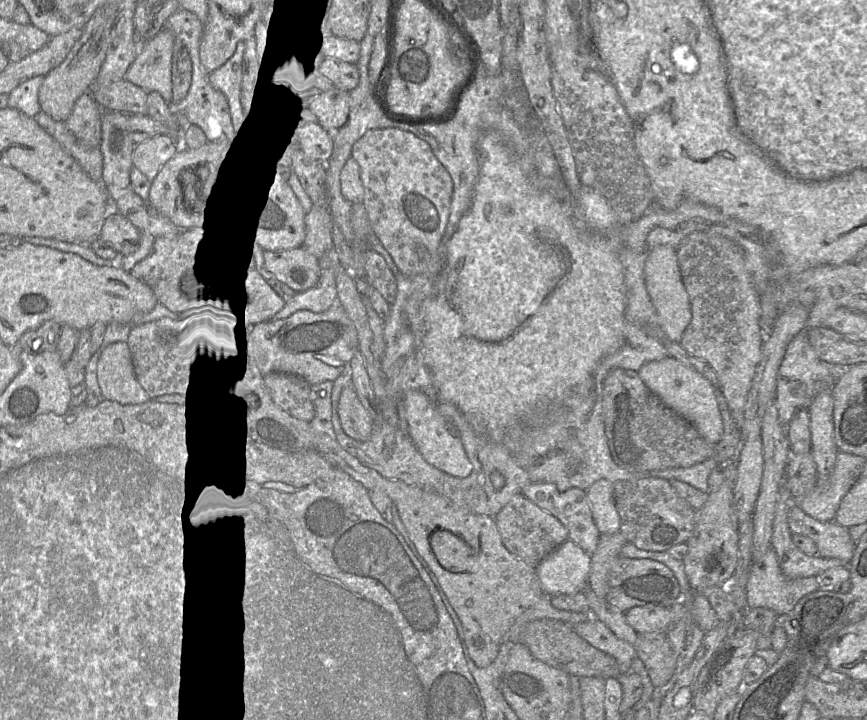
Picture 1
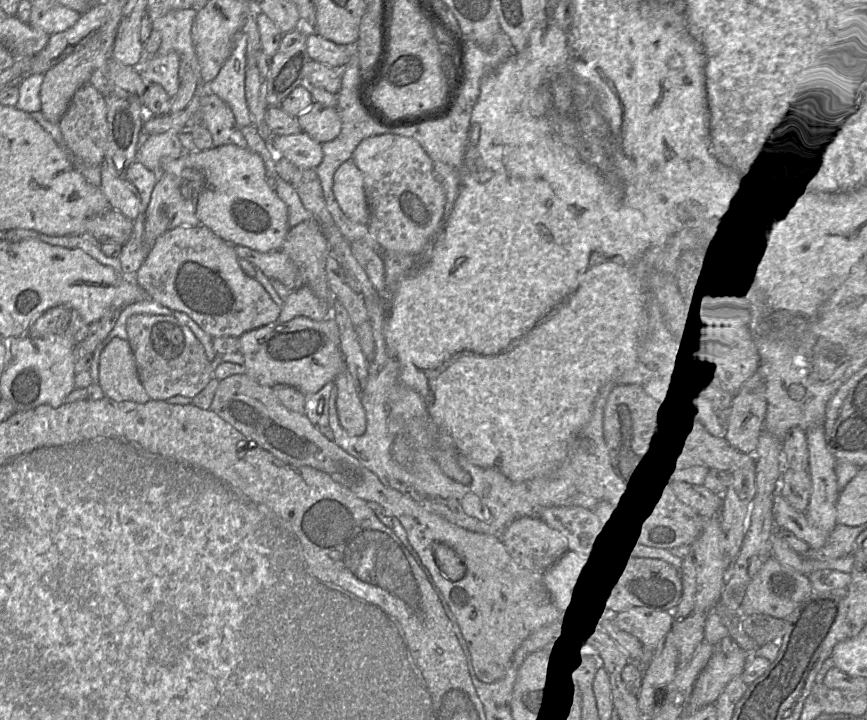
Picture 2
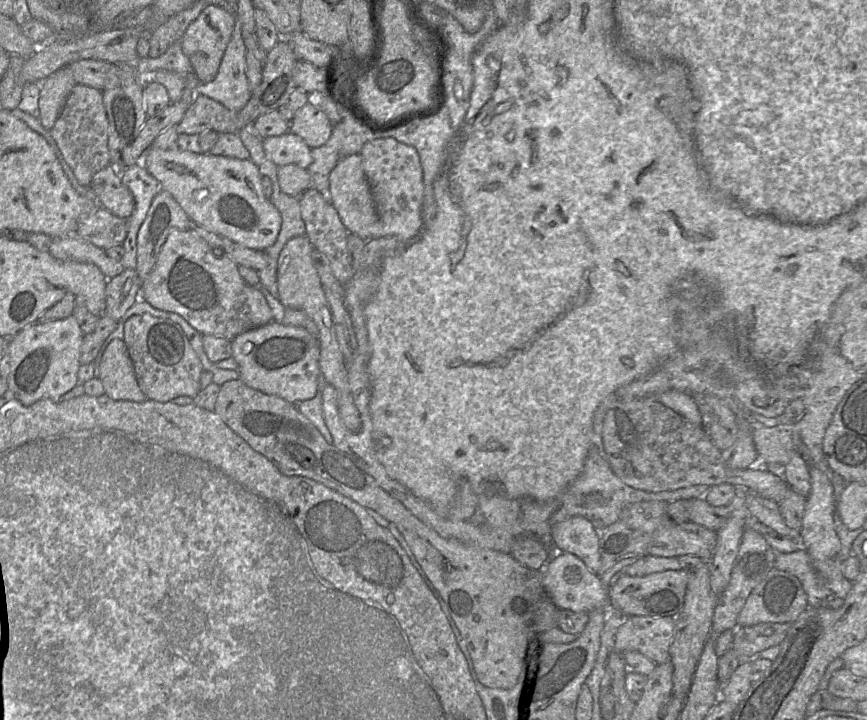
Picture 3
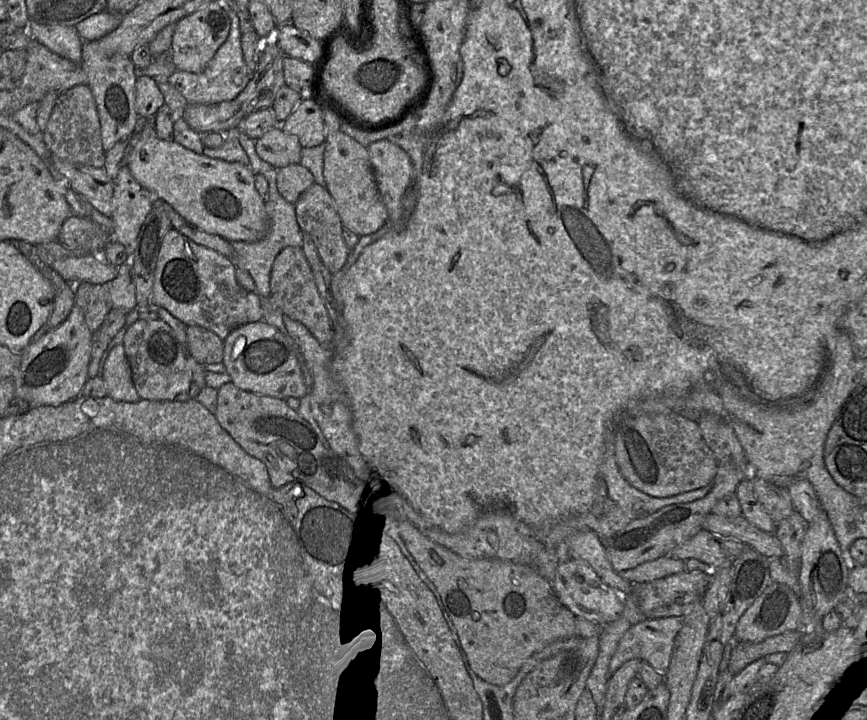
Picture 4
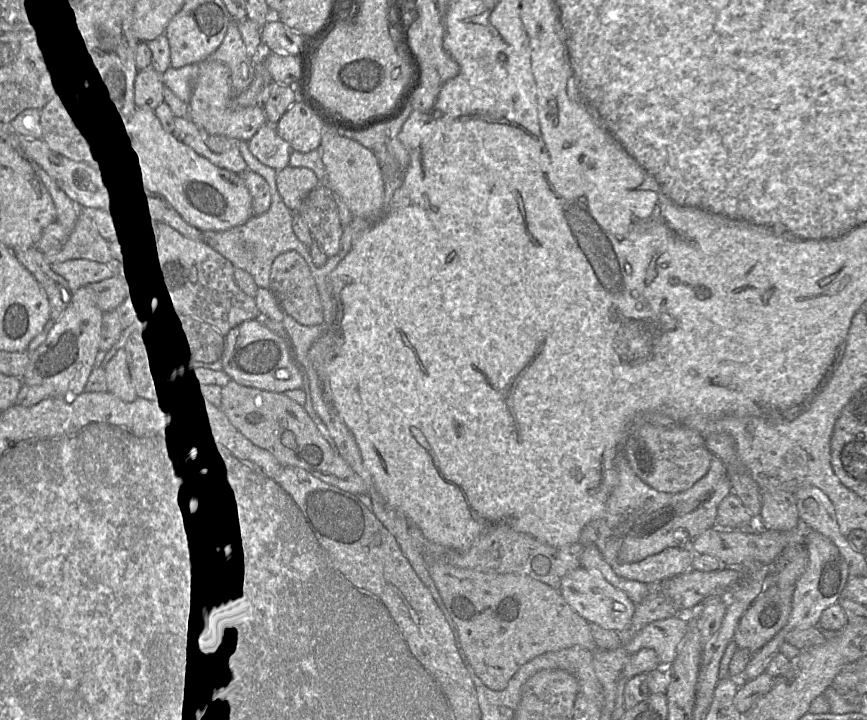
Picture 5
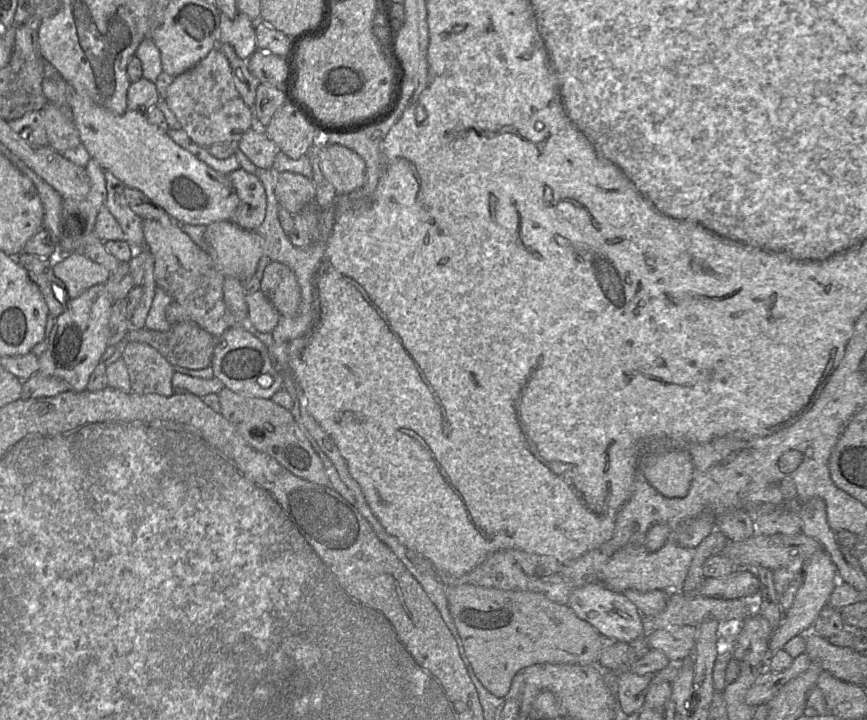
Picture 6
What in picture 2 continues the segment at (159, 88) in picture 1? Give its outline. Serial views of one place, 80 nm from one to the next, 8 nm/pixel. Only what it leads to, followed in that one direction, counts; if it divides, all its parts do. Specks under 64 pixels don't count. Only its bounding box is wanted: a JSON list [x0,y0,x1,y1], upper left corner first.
[140,52,180,98]

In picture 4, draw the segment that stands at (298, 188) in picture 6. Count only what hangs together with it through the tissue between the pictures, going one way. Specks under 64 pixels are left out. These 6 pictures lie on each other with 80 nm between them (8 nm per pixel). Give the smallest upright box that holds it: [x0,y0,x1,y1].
[277,164,314,204]

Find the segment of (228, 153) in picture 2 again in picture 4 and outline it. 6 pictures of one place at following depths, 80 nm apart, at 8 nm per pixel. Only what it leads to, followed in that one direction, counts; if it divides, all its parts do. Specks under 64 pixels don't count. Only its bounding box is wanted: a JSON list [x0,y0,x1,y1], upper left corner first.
[127,120,268,242]

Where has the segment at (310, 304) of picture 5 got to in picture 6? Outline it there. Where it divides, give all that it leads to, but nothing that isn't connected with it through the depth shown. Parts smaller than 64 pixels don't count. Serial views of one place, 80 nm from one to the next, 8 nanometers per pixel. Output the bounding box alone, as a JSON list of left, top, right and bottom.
[260,263,301,317]

